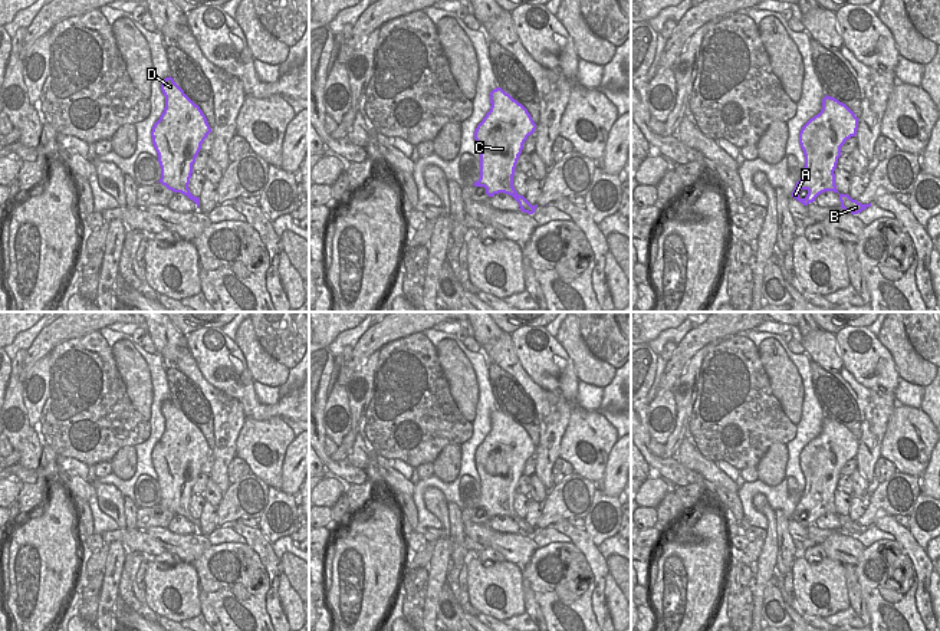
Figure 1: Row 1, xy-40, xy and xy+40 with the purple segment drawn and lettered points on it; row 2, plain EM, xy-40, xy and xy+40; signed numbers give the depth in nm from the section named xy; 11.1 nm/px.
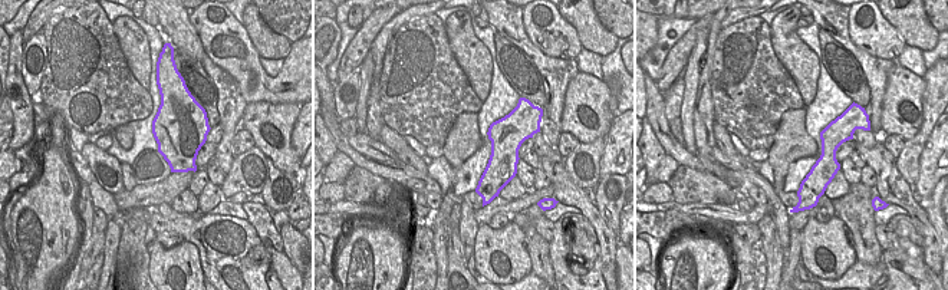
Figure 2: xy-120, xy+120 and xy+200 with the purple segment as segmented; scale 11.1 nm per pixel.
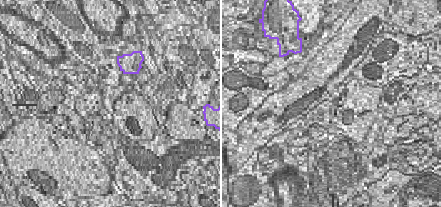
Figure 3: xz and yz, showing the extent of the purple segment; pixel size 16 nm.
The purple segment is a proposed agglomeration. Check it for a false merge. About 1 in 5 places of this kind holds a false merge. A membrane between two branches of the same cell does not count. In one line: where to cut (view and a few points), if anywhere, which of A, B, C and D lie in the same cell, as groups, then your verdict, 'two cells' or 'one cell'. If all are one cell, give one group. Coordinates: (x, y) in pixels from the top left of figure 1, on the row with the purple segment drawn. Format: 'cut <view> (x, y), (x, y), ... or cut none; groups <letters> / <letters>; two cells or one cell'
cut none; groups A B C D; one cell

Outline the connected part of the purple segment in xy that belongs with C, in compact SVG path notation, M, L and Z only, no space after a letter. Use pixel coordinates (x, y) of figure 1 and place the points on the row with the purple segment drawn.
M502 88L490 92L490 111L474 131L476 148L480 154L480 178L473 184L484 187L486 194L504 193L512 195L520 211L533 214L532 206L513 187L515 168L523 144L536 129L527 109Z

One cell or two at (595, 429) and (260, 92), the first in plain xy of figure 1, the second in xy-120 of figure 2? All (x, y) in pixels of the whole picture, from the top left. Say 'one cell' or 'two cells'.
two cells

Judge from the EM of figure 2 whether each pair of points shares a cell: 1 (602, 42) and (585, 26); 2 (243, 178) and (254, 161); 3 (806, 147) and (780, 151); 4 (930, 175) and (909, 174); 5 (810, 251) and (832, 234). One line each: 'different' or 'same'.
1: same
2: same
3: same
4: different
5: same

